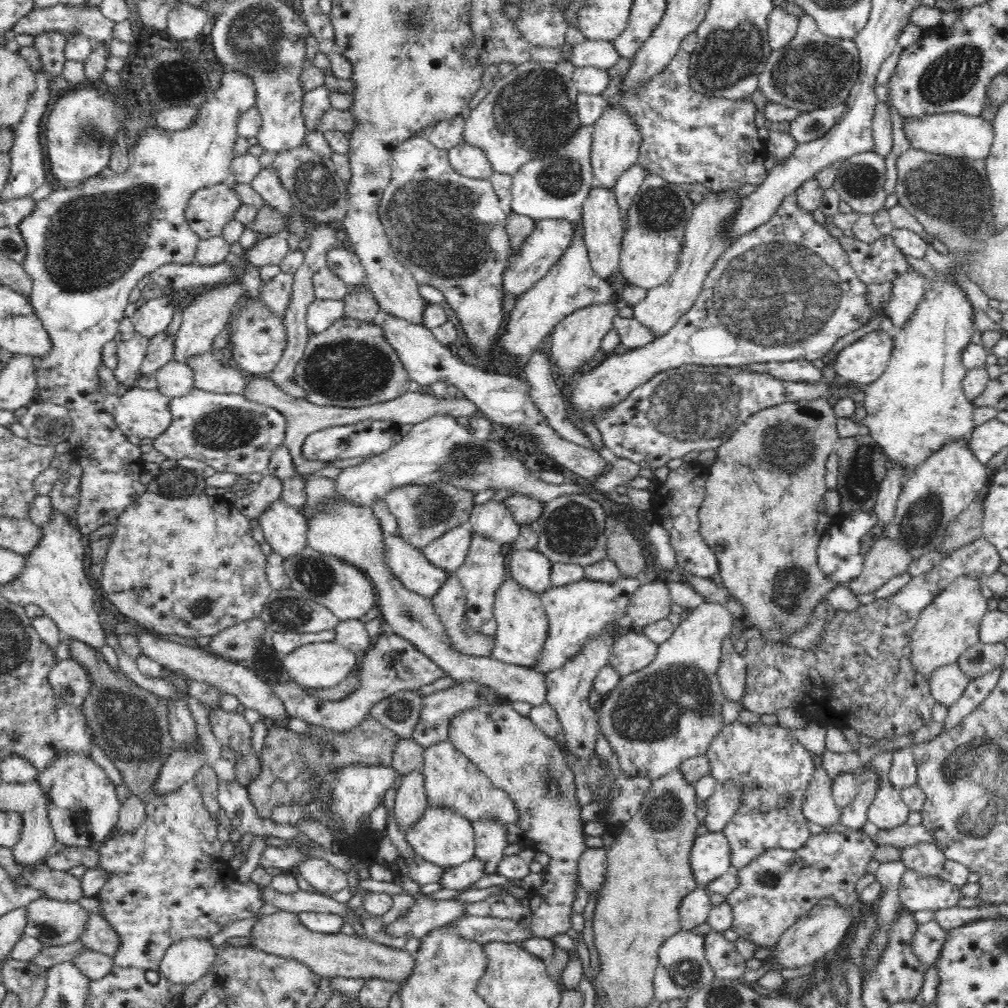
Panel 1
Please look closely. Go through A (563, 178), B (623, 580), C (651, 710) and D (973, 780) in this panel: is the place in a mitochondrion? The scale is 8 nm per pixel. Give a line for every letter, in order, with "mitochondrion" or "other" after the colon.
A: mitochondrion
B: other
C: mitochondrion
D: mitochondrion

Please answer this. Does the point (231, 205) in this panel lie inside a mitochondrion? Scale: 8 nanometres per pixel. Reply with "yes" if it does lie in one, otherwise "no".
no

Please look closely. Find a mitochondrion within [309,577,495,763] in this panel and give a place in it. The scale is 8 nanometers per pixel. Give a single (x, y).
(400, 711)

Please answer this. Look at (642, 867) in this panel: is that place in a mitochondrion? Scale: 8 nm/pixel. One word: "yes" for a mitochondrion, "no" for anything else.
no

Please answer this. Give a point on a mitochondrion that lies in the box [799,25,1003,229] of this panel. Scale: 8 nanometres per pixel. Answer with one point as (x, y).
(949, 78)

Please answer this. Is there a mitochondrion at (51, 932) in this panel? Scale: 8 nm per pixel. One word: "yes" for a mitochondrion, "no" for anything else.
yes

